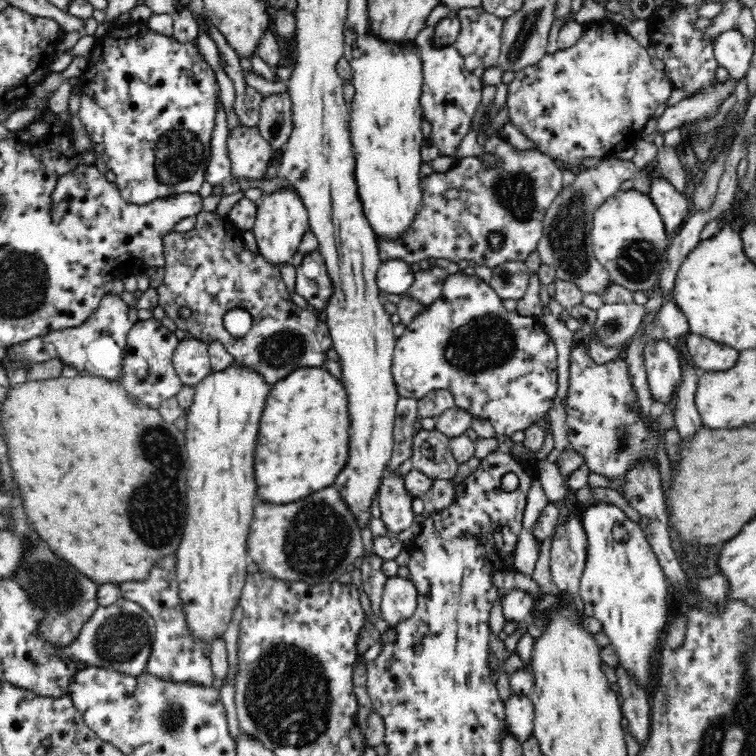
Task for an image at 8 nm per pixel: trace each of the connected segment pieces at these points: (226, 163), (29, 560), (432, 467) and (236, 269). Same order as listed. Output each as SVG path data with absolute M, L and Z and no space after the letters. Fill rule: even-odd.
M219 102L217 124L211 140L212 156L210 156L210 162L205 172L205 181L212 186L221 185L224 180L232 177L232 165L230 155L228 155L228 134L226 113L222 111Z
M36 530L21 536L21 557L13 572L27 598L41 610L36 632L46 643L66 649L79 639L80 632L99 607L98 584L80 574L70 562L56 556Z
M437 428L418 430L413 439L413 467L424 474L442 480L450 480L458 486L459 462L452 453L449 437Z
M202 211L196 216L196 224L192 230L172 231L162 239L164 276L162 284L157 286L157 293L158 306L164 310L166 316L192 339L208 344L218 341L234 357L236 367L257 373L268 386L283 380L298 368L325 368L326 362L330 362L328 350L332 350L334 344L326 320L317 320L320 318L318 310L310 306L299 308L294 305L292 296L282 281L279 267L270 266L262 256L244 246L243 231L228 216L221 217L216 211ZM182 307L192 310L191 316L186 320L179 314ZM232 308L246 308L254 318L254 325L243 340L230 336L222 325L222 316Z

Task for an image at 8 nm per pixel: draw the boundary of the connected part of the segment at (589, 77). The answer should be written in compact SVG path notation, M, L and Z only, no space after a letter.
M607 18L586 22L583 26L585 28L584 34L572 48L566 48L566 50L558 49L554 54L544 55L542 60L539 60L536 65L530 65L522 70L516 71L511 83L508 84L506 103L509 111L509 122L520 127L530 139L538 142L536 149L549 153L554 160L559 162L563 169L571 169L572 171L580 169L582 167L580 162L586 158L605 158L623 153L629 155L633 151L635 143L642 138L641 131L642 128L648 124L648 120L650 120L649 116L652 116L652 114L656 112L658 106L667 103L669 100L668 97L673 90L666 75L662 73L662 71L657 70L652 64L652 58L650 58L646 49L644 49L633 36L630 36L626 30L623 30Z

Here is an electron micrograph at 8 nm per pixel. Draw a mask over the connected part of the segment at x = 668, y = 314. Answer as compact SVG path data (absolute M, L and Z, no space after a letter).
M666 300L660 312L649 327L647 336L655 340L671 340L691 333L690 322L686 314L675 304L674 300Z

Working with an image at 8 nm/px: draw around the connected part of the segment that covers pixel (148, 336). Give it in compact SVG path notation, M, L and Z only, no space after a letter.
M153 318L142 320L131 328L127 344L121 386L153 409L158 409L166 399L176 397L185 385L173 366L173 353L179 344L175 332Z

